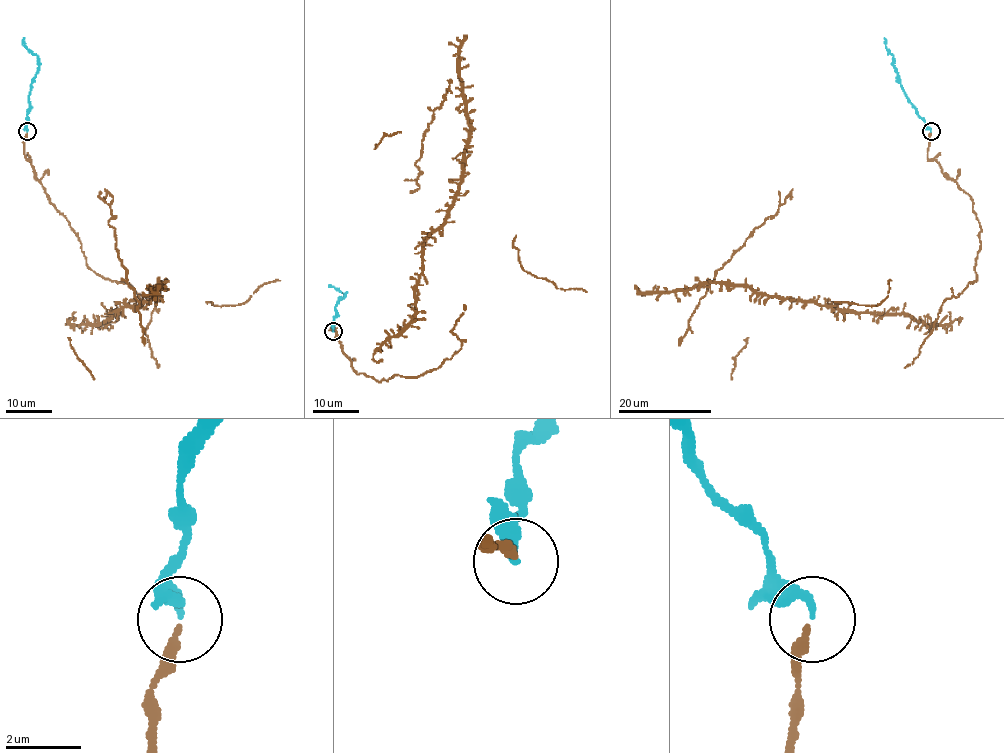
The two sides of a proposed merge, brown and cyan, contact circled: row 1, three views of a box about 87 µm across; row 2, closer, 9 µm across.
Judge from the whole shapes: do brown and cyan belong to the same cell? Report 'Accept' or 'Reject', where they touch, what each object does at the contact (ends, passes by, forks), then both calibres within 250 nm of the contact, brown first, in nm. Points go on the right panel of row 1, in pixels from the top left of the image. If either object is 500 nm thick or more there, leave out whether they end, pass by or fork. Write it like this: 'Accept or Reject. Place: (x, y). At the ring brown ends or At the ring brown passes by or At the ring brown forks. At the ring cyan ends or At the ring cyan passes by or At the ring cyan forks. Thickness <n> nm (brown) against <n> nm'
Accept. Place: (931, 131). At the ring brown ends. At the ring cyan ends. Thickness 240 nm (brown) against 240 nm

